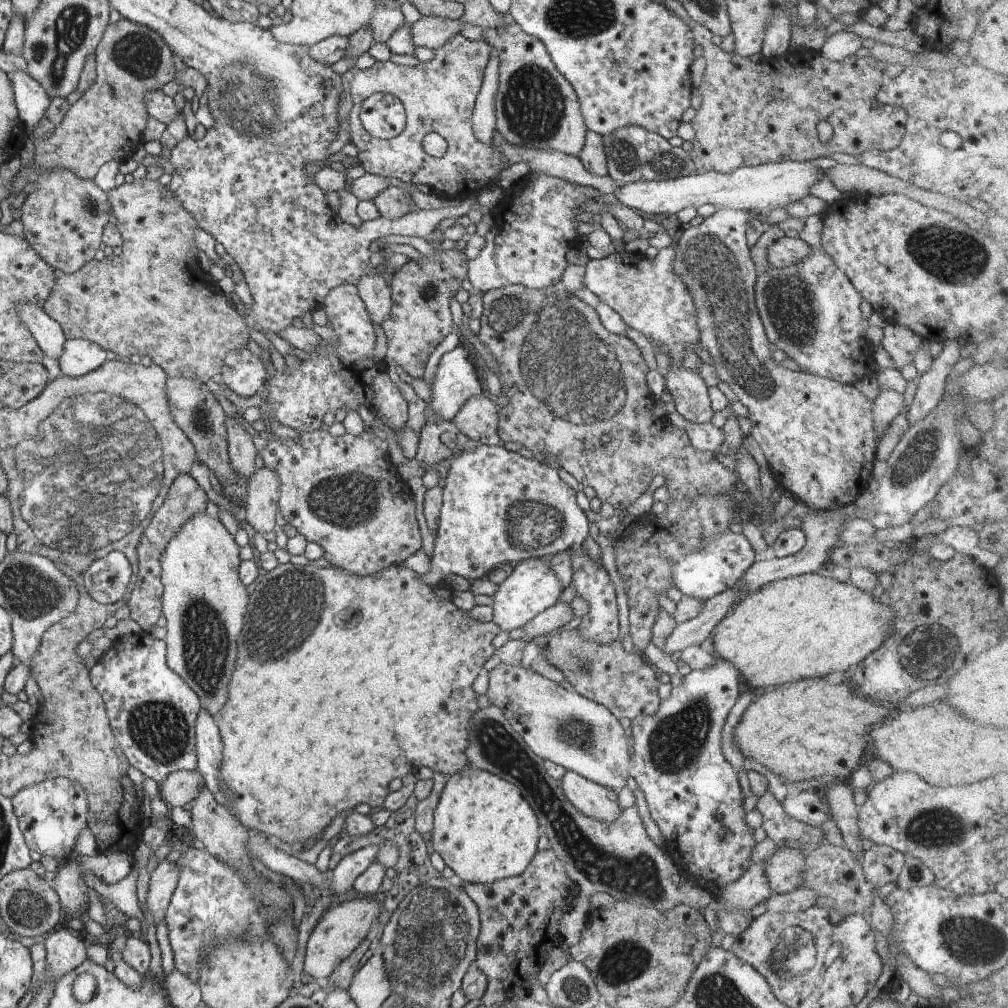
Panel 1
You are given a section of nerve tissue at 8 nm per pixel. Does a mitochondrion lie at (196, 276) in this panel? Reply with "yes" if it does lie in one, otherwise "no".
no

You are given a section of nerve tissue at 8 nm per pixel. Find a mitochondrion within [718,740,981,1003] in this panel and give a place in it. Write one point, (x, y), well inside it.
(792, 952)

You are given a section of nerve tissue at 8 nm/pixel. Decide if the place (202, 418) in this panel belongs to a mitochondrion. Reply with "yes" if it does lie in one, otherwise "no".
yes

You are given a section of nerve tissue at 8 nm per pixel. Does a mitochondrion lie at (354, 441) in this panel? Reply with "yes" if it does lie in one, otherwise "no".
no

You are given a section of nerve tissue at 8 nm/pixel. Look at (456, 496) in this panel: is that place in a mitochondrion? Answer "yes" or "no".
no

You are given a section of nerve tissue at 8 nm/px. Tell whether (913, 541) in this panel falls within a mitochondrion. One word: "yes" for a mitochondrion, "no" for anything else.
no

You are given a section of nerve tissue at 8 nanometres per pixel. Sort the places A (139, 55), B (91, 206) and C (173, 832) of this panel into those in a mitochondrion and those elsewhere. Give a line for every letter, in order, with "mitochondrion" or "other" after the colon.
A: mitochondrion
B: mitochondrion
C: other

